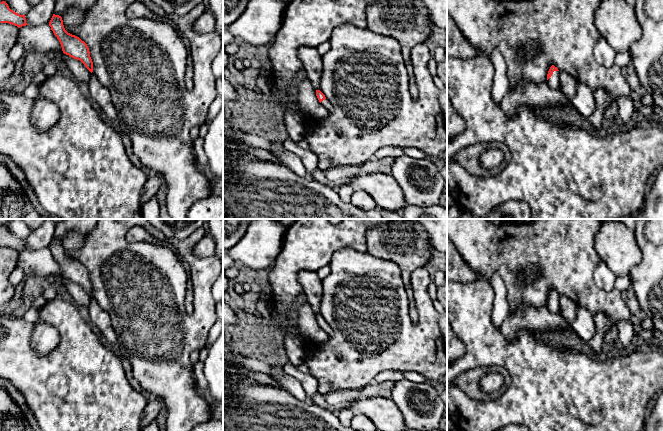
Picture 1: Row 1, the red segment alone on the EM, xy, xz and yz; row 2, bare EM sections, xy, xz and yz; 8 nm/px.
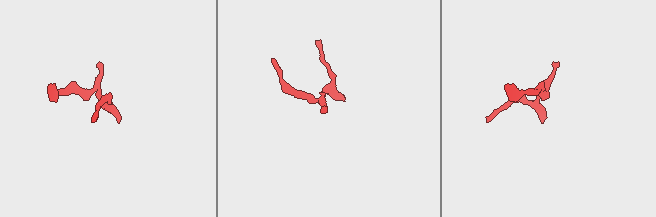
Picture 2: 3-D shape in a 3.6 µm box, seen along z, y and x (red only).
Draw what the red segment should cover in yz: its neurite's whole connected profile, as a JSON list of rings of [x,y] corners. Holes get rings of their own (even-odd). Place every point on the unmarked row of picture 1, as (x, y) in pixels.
[[[552,289],[547,298],[547,307],[555,314],[560,314],[559,308],[559,294]]]

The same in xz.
[[[316,314],[316,320],[319,324],[319,326],[329,335],[333,335],[333,330],[330,327],[329,324],[326,323],[325,319],[320,315],[320,314]]]

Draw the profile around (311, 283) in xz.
[[[303,270],[298,273],[298,280],[306,295],[307,303],[316,314],[319,314],[319,306],[322,300],[322,279],[316,271]]]

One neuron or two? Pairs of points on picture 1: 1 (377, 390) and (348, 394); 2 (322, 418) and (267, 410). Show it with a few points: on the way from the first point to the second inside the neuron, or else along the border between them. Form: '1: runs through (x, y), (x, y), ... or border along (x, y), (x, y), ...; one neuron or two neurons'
1: runs through (370, 390), (355, 394); one neuron
2: runs through (308, 418), (281, 418); one neuron

